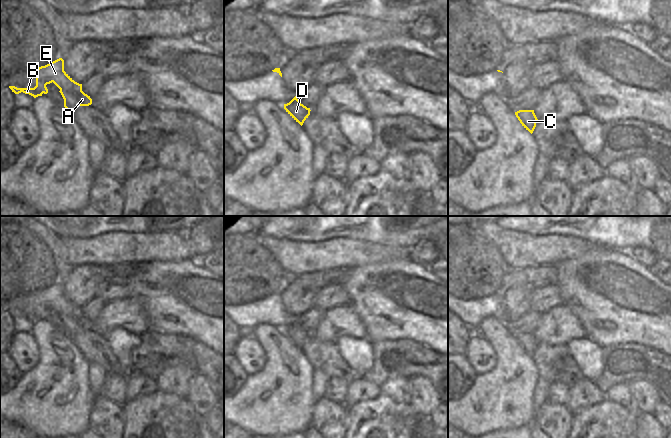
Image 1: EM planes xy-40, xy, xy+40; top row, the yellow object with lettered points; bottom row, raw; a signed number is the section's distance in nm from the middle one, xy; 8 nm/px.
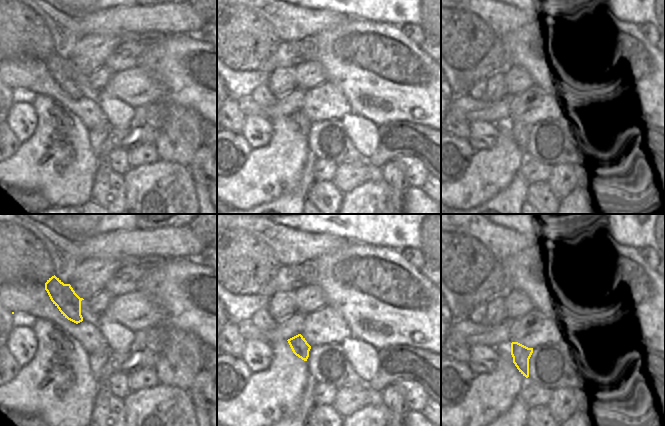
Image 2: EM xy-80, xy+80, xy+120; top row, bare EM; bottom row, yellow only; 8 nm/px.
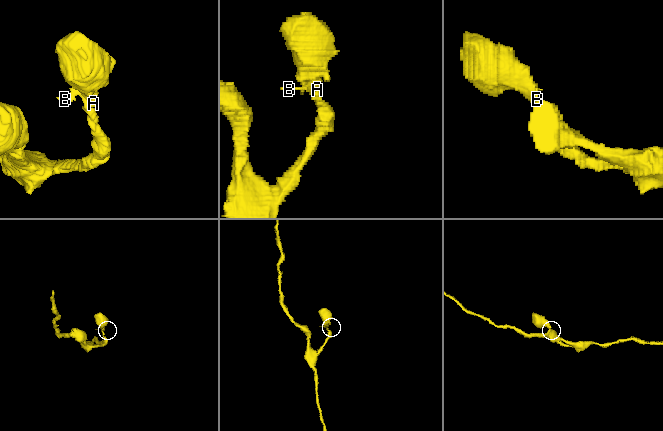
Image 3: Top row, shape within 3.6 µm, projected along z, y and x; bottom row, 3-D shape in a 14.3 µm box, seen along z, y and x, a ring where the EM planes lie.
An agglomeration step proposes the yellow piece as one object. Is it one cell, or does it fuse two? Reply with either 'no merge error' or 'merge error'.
no merge error

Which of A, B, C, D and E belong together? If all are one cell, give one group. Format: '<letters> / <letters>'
A B C D E

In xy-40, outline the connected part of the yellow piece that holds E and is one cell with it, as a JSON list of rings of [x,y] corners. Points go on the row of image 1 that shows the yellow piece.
[[[59,58],[45,66],[34,69],[37,73],[36,86],[34,88],[17,88],[15,86],[9,86],[9,88],[15,94],[21,92],[29,94],[34,98],[47,94],[47,84],[54,83],[59,89],[64,99],[64,107],[72,113],[79,106],[89,106],[92,104],[90,96],[82,91],[82,84],[75,82],[64,71],[64,60]]]

